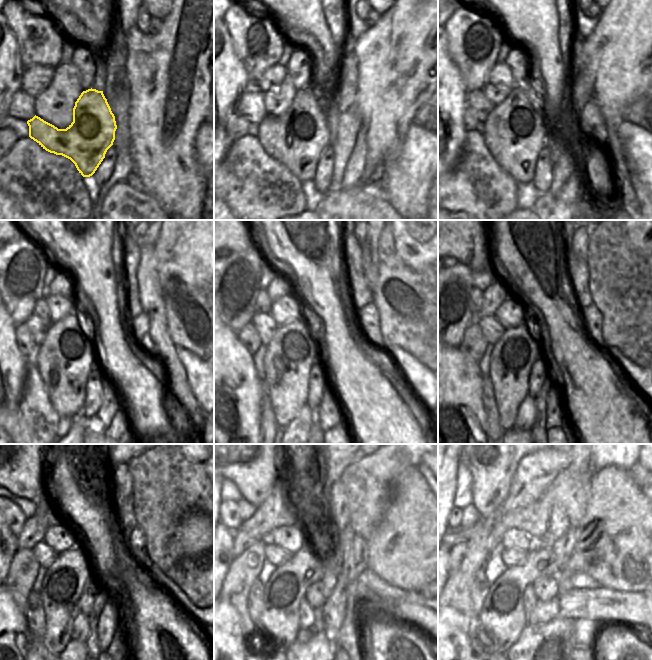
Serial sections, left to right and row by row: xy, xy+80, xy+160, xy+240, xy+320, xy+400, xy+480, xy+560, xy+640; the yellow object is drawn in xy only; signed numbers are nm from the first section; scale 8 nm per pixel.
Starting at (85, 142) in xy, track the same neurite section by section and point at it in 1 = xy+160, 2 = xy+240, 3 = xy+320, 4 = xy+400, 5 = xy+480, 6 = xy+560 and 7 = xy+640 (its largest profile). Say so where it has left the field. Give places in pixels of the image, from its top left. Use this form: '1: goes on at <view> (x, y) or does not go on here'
1: goes on at xy+160 (517, 118)
2: goes on at xy+240 (67, 344)
3: goes on at xy+320 (291, 352)
4: goes on at xy+400 (511, 383)
5: goes on at xy+480 (60, 611)
6: goes on at xy+560 (280, 624)
7: goes on at xy+640 (499, 628)

